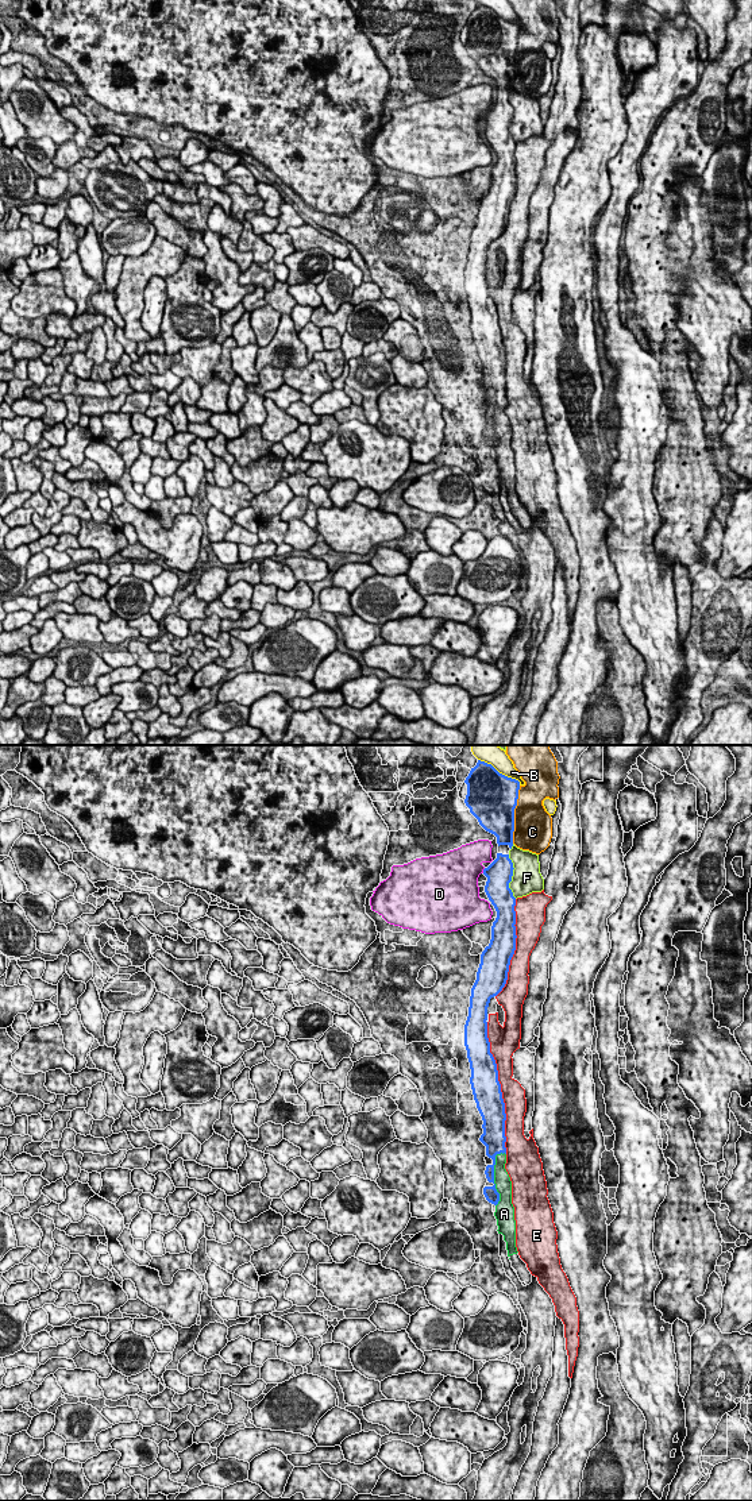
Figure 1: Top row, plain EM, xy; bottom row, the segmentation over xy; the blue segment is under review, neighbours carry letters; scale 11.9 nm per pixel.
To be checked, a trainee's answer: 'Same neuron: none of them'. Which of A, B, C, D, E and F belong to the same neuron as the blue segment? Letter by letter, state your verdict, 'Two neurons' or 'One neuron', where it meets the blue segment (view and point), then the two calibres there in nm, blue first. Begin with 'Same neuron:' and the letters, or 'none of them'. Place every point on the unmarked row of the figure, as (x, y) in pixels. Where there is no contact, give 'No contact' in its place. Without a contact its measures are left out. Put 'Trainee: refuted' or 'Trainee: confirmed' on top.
Trainee: refuted
Same neuron: A
A: One neuron. Touches blue at xy (493, 421). Thickness 160 nm (blue) against 190 nm
B: Two neurons. Touches blue at xy (498, 16). Thickness 500 nm (blue) against 200 nm
C: Two neurons. Touches blue at xy (513, 58). Thickness 480 nm (blue) against 440 nm
D: Two neurons. Touches blue at xy (484, 115). Thickness 300 nm (blue) against 440 nm
E: Two neurons. Touches blue at xy (500, 332). Thickness 340 nm (blue) against 280 nm
F: Two neurons. Touches blue at xy (512, 119). Thickness 300 nm (blue) against 340 nm

